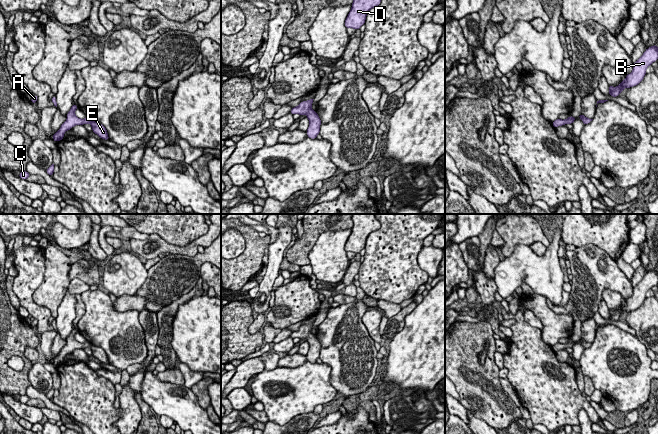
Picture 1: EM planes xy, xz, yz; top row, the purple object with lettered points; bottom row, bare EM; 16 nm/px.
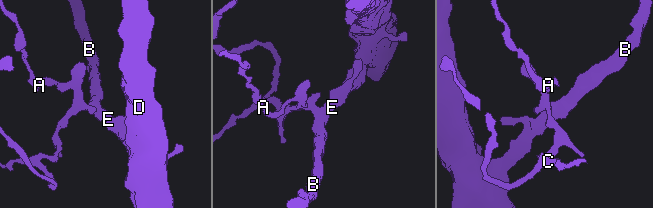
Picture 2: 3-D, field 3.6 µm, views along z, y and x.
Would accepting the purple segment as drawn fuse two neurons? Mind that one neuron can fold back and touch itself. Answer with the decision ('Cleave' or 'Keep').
Keep

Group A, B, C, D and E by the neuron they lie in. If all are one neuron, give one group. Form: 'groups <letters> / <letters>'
groups A B C D E

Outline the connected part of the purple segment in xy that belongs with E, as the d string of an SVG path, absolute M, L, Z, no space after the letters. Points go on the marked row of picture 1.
M73 104L70 111L67 114L66 121L61 125L60 129L53 134L52 138L55 142L61 141L64 137L64 133L67 130L71 130L75 125L84 125L88 123L92 126L92 131L97 134L100 138L104 140L109 140L109 136L106 128L98 122L92 121L88 117L85 119L80 119L75 115L75 110L78 108L78 105Z

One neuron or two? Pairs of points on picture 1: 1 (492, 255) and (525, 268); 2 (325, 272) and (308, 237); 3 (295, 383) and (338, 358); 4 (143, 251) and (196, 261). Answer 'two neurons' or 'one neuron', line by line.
1: two neurons
2: two neurons
3: two neurons
4: two neurons

